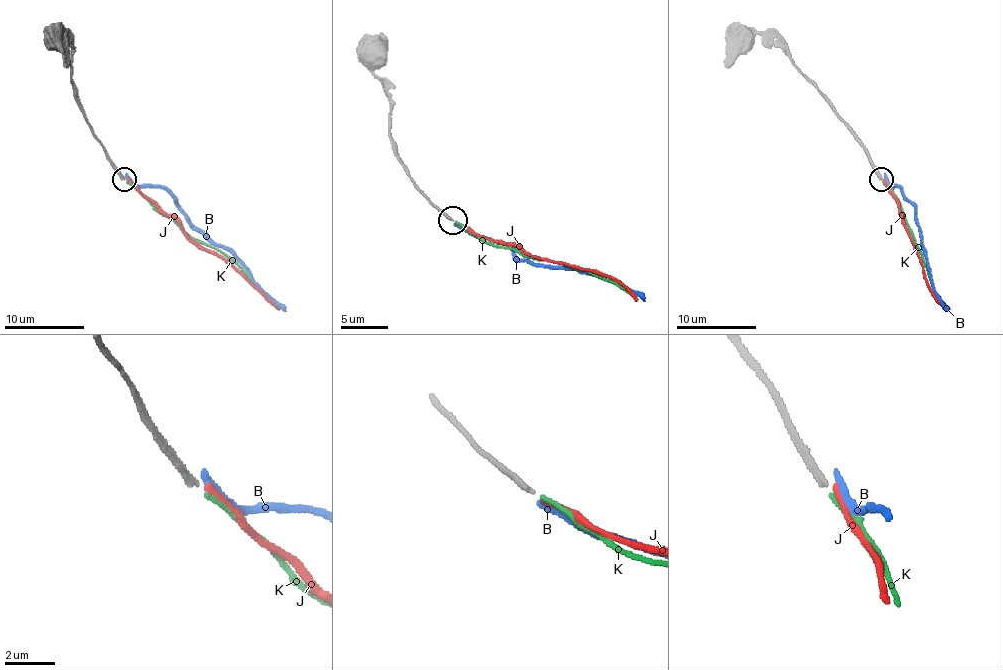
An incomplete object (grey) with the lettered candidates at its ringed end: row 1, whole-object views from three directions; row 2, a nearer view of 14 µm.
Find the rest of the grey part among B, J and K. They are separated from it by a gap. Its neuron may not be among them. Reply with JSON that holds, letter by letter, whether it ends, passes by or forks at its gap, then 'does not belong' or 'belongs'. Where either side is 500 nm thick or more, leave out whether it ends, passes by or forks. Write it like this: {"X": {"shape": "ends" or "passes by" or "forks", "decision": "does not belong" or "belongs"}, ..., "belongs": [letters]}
{"B": {"shape": "ends", "decision": "does not belong"}, "J": {"shape": "ends", "decision": "does not belong"}, "K": {"shape": "ends", "decision": "belongs"}, "belongs": ["K"]}

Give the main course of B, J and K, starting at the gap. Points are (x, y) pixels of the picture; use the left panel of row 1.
B: (127, 177), (139, 185), (163, 187), (196, 227), (226, 249), (286, 311)
J: (127, 179), (174, 219), (194, 241), (228, 259), (280, 309)
K: (127, 181), (184, 231), (220, 249), (278, 307)

